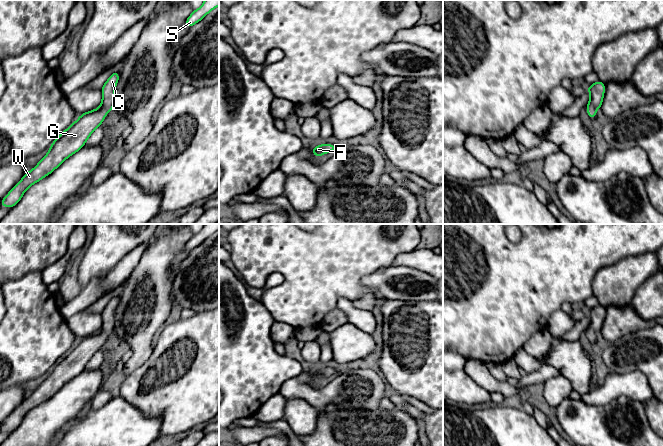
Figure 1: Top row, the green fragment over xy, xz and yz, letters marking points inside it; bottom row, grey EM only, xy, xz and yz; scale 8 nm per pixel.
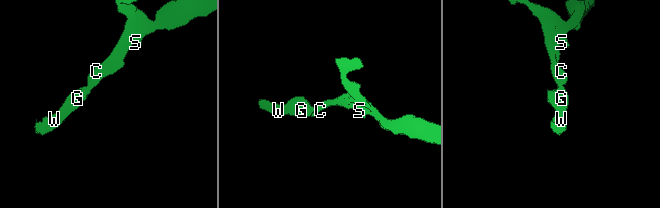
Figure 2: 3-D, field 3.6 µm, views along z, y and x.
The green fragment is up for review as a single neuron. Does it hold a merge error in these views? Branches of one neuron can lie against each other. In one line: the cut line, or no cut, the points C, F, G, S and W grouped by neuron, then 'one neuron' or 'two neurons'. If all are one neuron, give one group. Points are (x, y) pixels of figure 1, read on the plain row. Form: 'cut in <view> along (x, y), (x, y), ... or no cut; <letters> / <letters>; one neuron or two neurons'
no cut; C F G S W; one neuron

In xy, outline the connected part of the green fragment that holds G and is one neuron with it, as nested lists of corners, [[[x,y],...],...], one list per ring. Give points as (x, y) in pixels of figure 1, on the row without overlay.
[[[115,295],[103,309],[102,326],[100,331],[83,337],[62,356],[50,369],[49,376],[3,422],[0,430],[12,432],[22,422],[25,415],[44,401],[52,397],[64,384],[79,375],[93,355],[101,350],[106,338],[113,335],[115,328],[115,311],[119,304],[119,297]]]

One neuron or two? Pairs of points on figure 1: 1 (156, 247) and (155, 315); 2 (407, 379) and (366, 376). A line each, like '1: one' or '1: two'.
1: one
2: two

